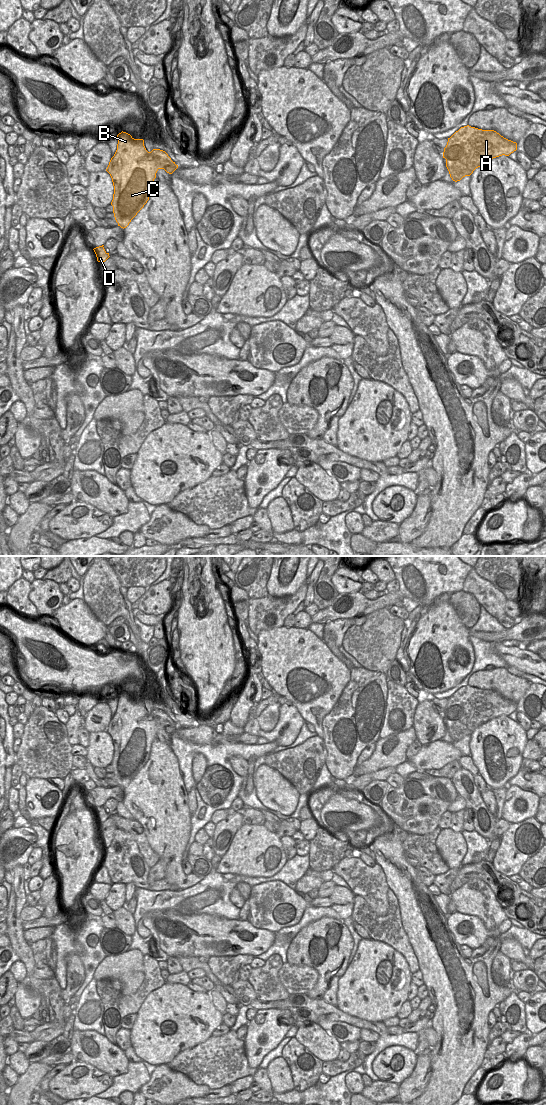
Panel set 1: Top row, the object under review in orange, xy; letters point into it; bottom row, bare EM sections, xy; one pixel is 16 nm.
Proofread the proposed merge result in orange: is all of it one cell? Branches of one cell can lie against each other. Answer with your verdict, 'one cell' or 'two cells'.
two cells

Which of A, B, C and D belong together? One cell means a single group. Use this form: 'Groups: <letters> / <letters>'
Groups: A / B C D.

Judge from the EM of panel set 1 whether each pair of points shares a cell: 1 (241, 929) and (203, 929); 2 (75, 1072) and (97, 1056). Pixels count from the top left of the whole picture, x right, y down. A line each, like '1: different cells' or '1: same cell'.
1: same cell
2: different cells

